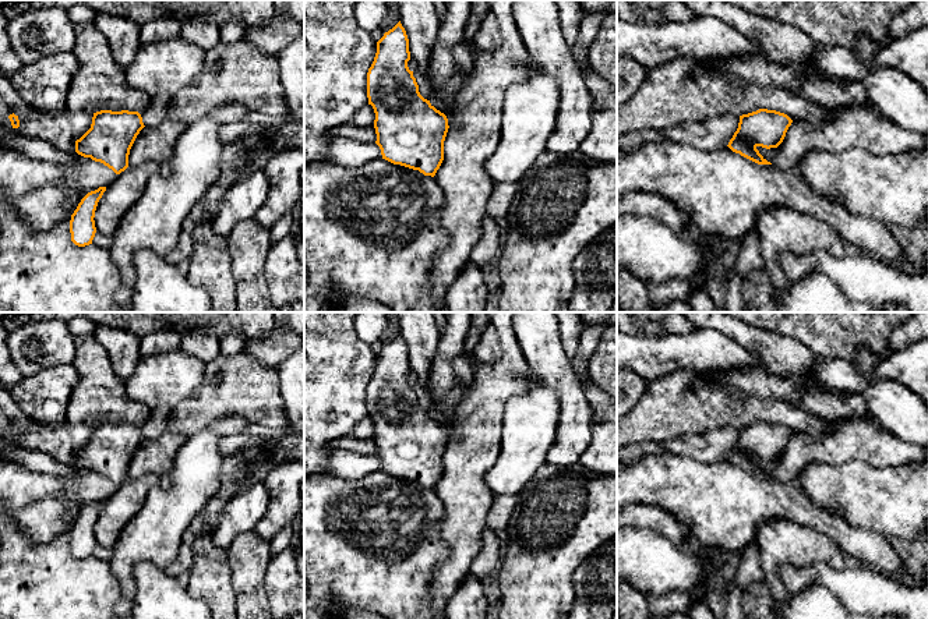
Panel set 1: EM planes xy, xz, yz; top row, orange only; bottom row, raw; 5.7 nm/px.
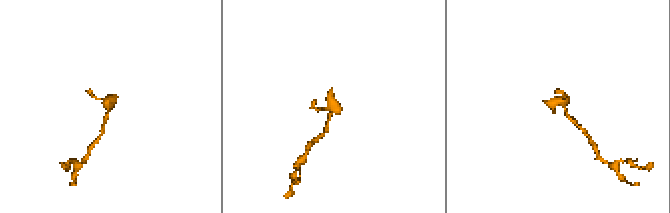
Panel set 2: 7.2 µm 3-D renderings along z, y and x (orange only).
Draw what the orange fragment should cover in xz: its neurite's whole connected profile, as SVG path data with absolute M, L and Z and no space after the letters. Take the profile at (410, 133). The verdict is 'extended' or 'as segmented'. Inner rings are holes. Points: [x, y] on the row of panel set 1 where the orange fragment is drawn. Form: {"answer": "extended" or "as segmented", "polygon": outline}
{"answer": "as segmented", "polygon": "M401 21L377 42L377 53L367 72L368 105L375 113L375 144L382 159L434 177L444 160L444 141L448 119L419 92L419 85L409 70L409 39Z"}

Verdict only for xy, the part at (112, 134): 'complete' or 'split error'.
split error

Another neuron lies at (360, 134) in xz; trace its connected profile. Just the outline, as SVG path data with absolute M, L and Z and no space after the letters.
M353 124L347 125L340 125L336 127L325 134L325 137L329 141L334 141L336 138L345 137L347 139L353 139L356 142L375 142L377 141L377 134L374 124L373 125L364 125L364 127L357 127Z

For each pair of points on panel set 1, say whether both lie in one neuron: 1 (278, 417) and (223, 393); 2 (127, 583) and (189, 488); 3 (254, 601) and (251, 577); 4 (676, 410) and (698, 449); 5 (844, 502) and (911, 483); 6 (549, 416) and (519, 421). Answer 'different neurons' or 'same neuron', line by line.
1: same neuron
2: same neuron
3: same neuron
4: different neurons
5: same neuron
6: same neuron

